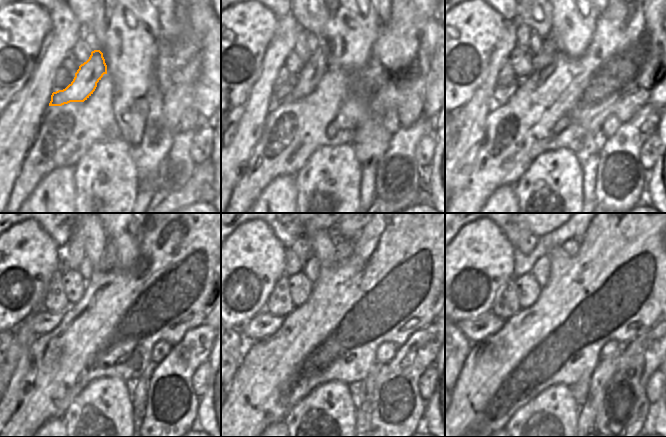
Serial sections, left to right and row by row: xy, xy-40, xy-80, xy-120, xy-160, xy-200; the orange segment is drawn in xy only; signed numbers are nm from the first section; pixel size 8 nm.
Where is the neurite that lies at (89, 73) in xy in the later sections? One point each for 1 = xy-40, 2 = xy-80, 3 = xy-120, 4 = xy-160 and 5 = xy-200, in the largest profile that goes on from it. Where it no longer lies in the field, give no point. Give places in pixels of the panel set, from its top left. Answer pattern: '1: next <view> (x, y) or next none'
1: next xy-40 (317, 65)
2: next xy-80 (546, 55)
3: next xy-120 (108, 261)
4: next xy-160 (344, 248)
5: next xy-200 (571, 247)

